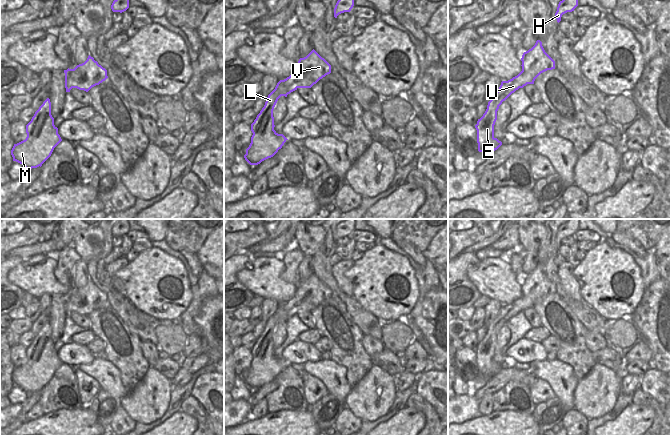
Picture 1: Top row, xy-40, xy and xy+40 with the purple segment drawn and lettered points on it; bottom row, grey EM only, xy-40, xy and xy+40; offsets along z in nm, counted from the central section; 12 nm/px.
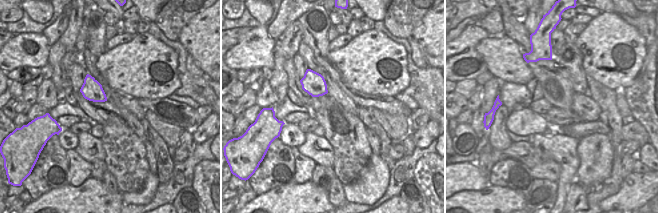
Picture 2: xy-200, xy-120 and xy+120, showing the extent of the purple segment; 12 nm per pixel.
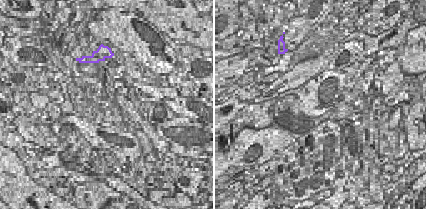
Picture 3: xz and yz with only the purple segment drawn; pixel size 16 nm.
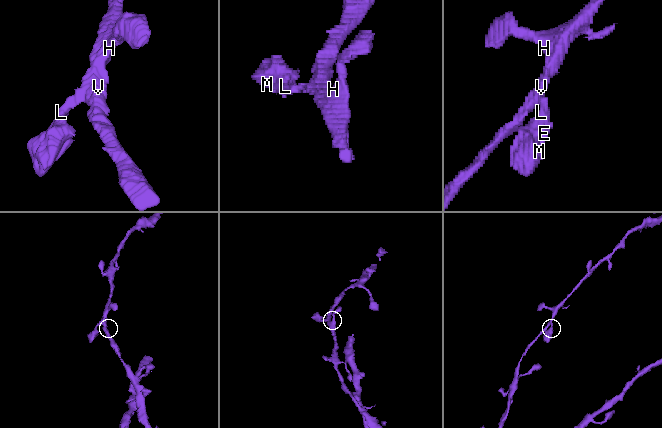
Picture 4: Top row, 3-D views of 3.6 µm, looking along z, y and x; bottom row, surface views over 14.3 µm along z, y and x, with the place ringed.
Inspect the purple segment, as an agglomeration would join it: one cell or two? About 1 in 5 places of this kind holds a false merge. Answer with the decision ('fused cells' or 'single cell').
single cell

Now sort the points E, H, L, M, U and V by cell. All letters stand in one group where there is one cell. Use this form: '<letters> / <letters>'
E H L M U V

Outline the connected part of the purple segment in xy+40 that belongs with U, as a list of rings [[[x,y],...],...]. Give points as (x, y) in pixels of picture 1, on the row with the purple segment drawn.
[[[537,40],[531,49],[523,53],[521,61],[522,71],[512,79],[501,82],[494,97],[488,102],[485,113],[475,125],[478,151],[487,156],[502,145],[502,142],[494,137],[497,111],[502,102],[519,88],[534,84],[535,79],[541,73],[555,69],[555,61],[545,52],[540,40]]]

